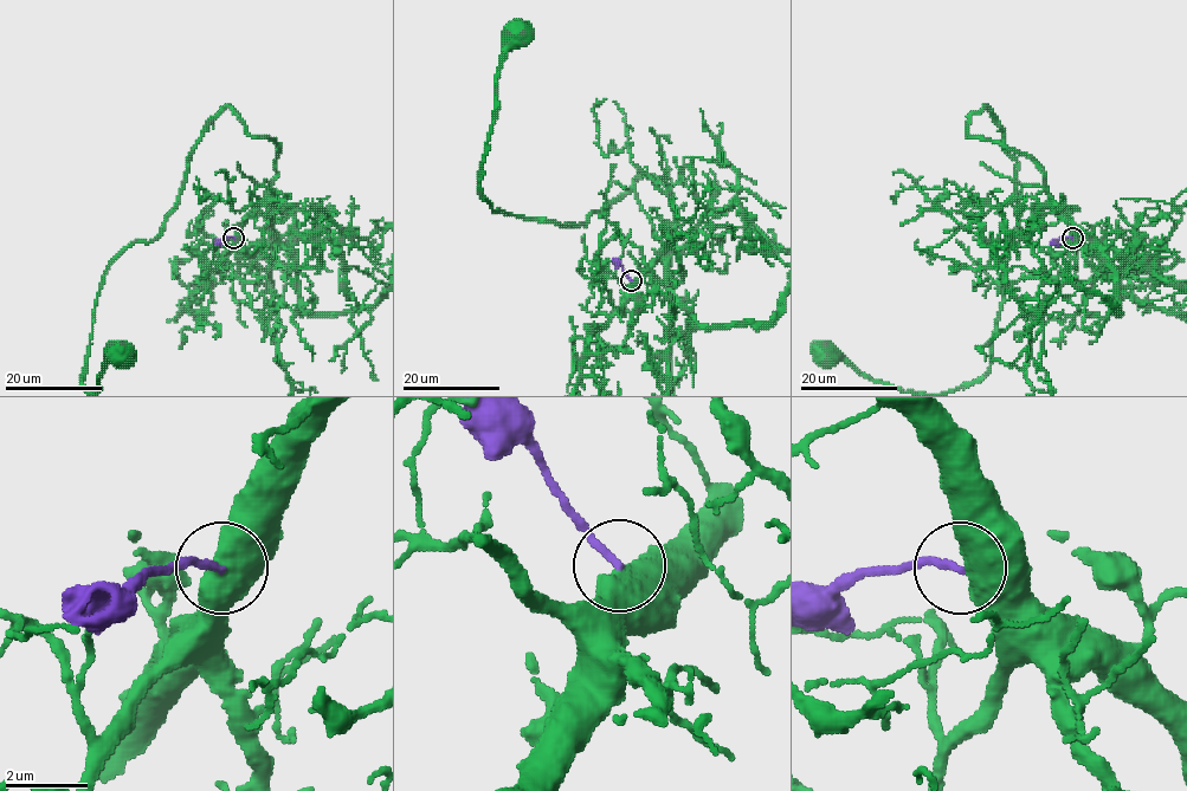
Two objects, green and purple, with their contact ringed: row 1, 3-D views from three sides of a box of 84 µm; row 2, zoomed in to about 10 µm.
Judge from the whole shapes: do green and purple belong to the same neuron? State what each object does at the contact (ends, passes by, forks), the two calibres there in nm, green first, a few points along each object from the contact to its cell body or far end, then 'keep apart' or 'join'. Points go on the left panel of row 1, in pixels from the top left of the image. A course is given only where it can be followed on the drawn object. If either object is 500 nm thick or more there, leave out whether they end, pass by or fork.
calibres 850 and 170 nm; course green (234, 238), (279, 146), (228, 107), (187, 161), (163, 229), (109, 265), (89, 394), (122, 355); course purple (234, 238), (217, 244); keep apart

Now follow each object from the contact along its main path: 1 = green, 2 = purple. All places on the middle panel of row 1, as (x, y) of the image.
1: (632, 280), (673, 252), (677, 208), (657, 177), (578, 225), (507, 214), (481, 193), (498, 62), (520, 33)
2: (632, 279), (614, 258)

